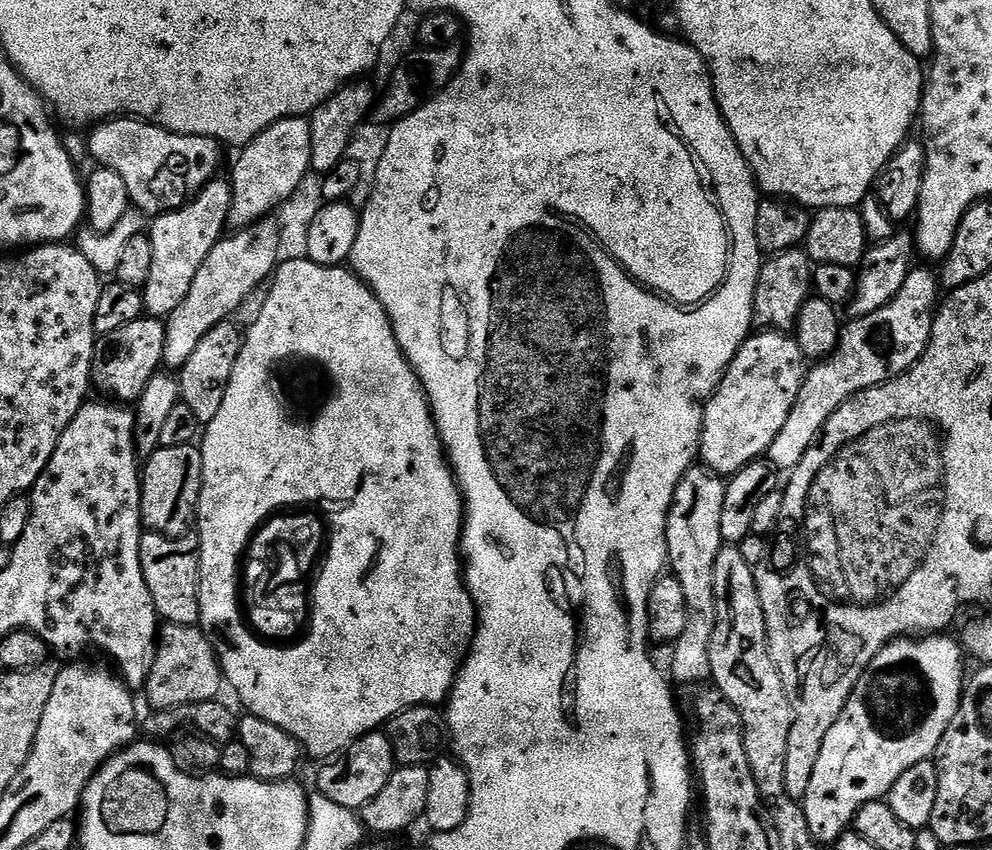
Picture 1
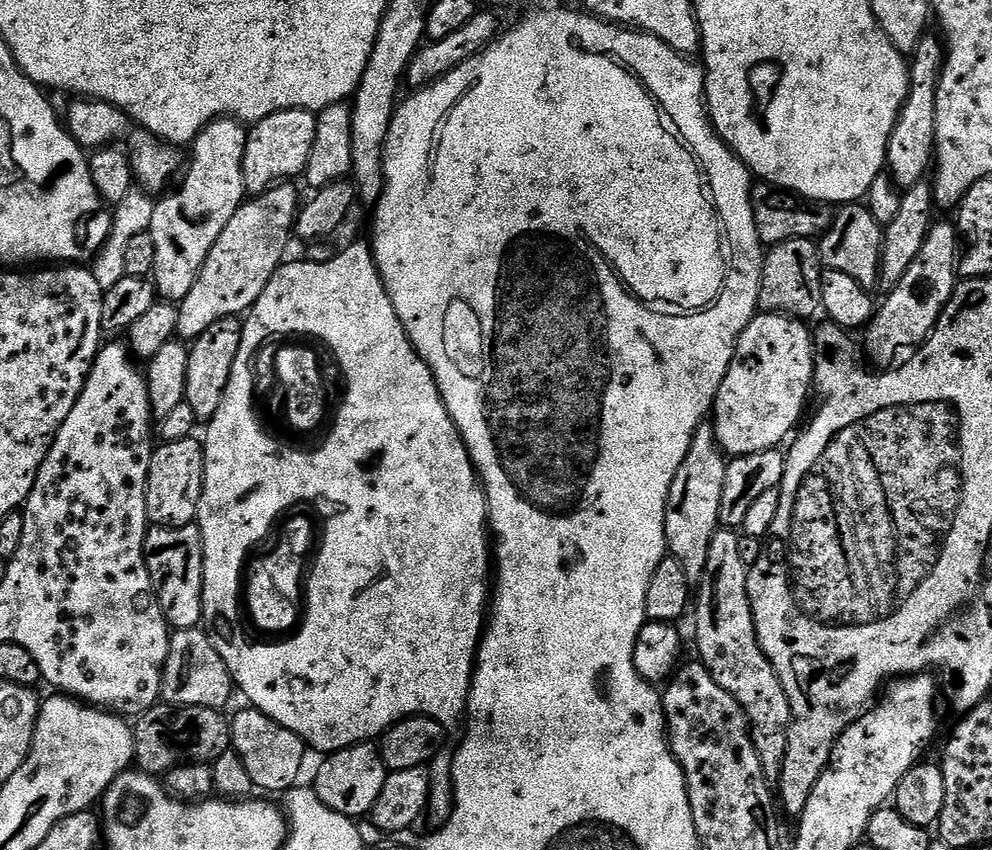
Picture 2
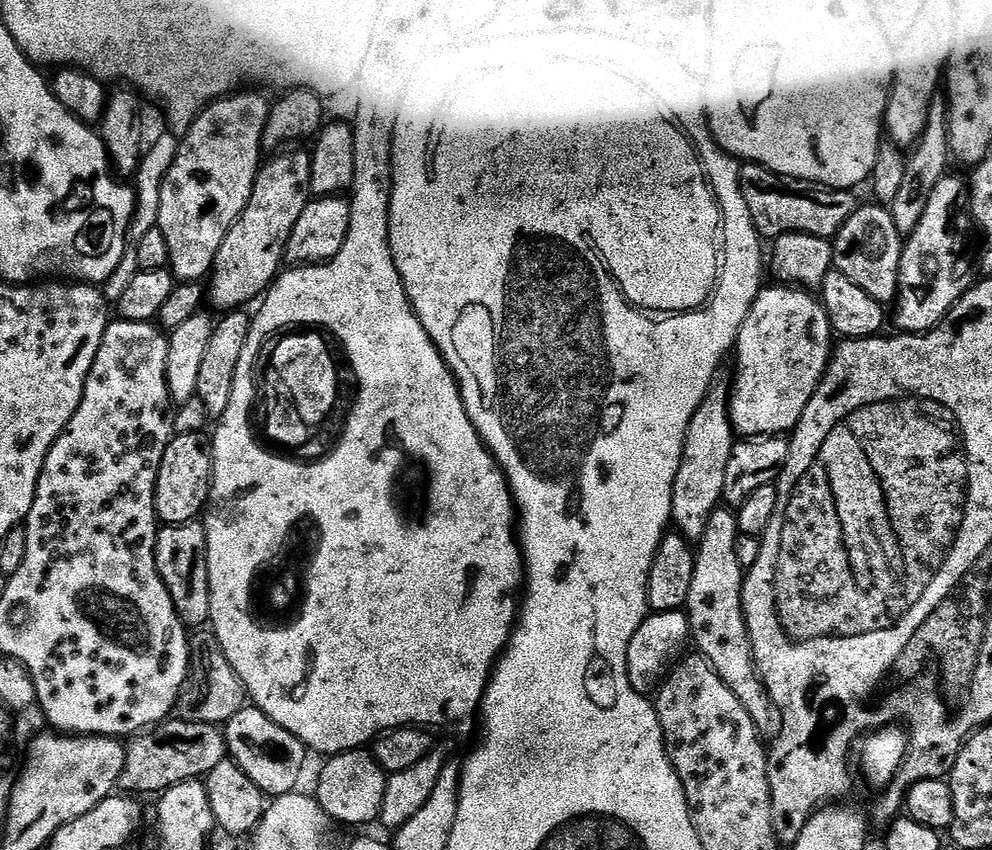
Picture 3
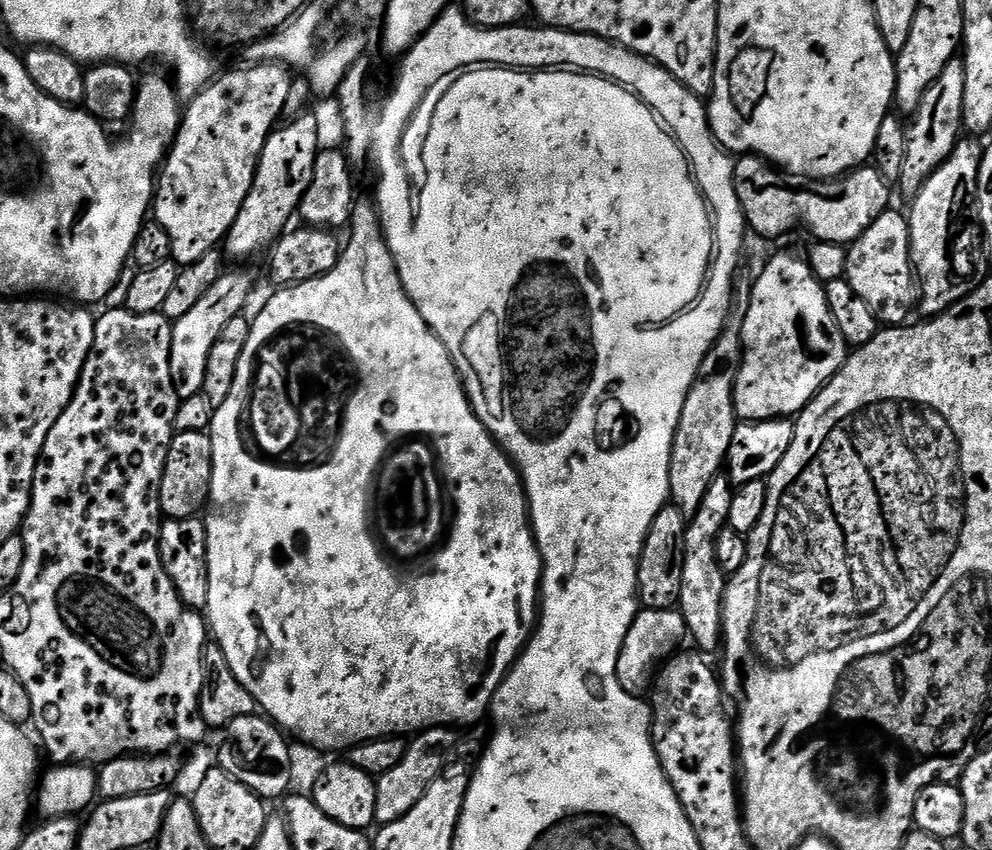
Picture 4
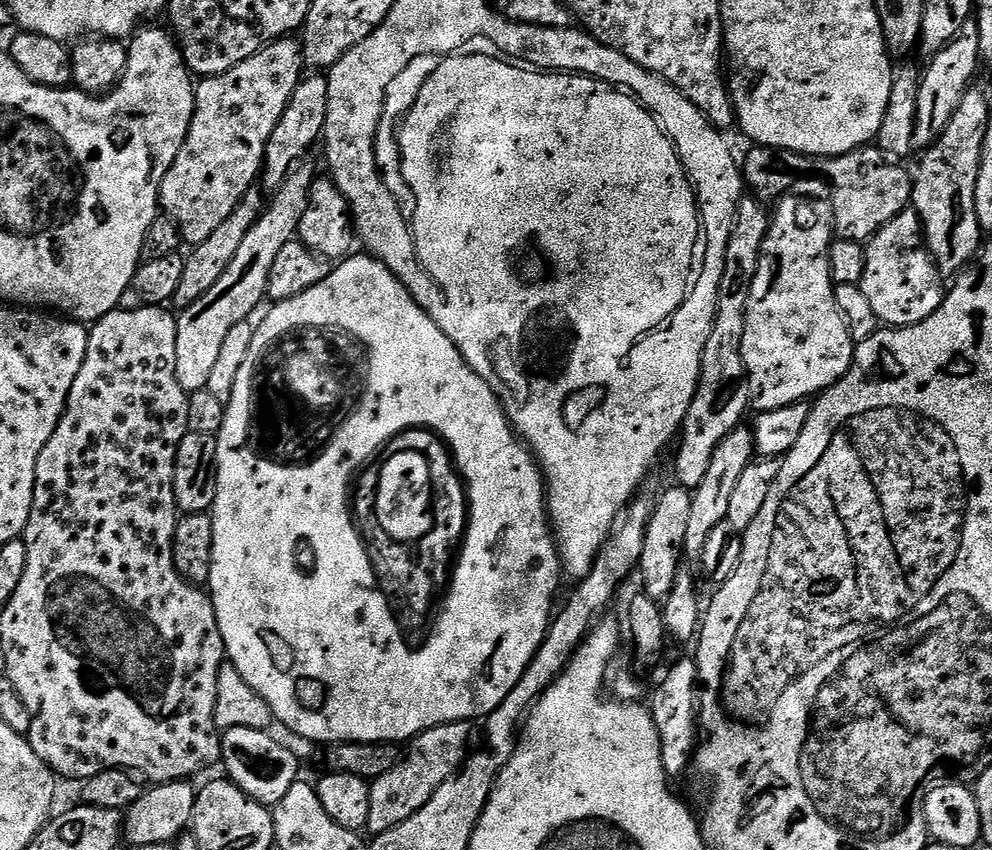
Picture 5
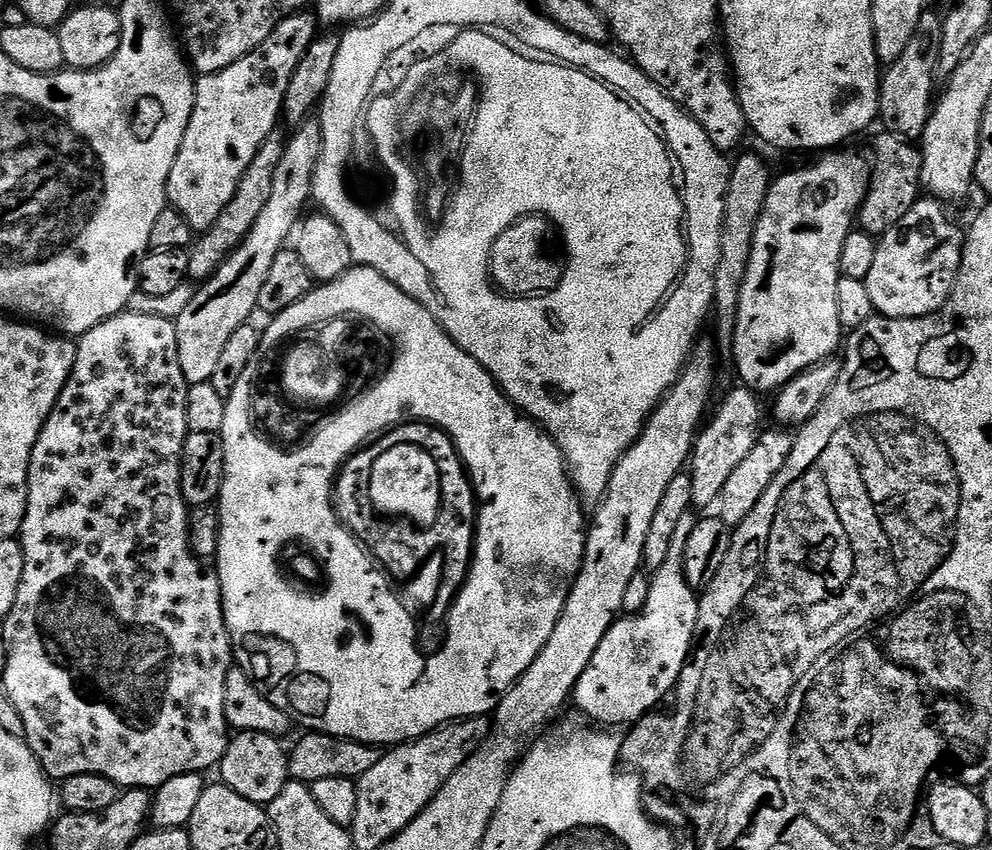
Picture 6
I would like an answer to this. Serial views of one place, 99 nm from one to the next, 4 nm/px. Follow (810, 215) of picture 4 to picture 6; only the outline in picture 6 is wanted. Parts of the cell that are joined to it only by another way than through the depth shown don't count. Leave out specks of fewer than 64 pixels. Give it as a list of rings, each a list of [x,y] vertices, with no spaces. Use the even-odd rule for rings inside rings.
[[[887,130],[881,131],[881,136],[873,142],[872,148],[880,159],[874,168],[872,184],[860,208],[858,224],[865,232],[869,232],[873,238],[879,238],[889,232],[900,223],[900,219],[916,205],[921,199],[922,162],[923,155],[915,143],[906,142],[900,136]]]

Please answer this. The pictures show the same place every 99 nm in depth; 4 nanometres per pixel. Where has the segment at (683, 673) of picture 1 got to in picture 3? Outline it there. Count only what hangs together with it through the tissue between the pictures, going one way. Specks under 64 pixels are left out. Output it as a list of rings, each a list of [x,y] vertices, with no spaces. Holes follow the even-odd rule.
[[[713,382],[698,406],[684,439],[684,456],[680,459],[678,474],[672,491],[671,523],[675,531],[689,542],[699,541],[706,530],[710,514],[721,503],[726,482],[726,466],[730,466],[730,454],[734,443],[732,420],[728,414],[730,388],[727,383]]]

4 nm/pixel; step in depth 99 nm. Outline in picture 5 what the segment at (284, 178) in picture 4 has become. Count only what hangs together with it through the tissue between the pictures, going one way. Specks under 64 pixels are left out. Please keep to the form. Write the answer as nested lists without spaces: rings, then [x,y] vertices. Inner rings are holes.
[[[324,74],[308,75],[301,79],[294,94],[290,94],[290,102],[286,106],[286,110],[282,110],[282,118],[278,118],[278,126],[274,126],[274,134],[270,134],[270,138],[266,142],[262,169],[262,184],[264,180],[265,189],[279,188],[284,177],[288,175],[288,171],[292,169],[292,165],[308,154],[315,140],[319,141],[323,137],[330,102],[328,78]]]

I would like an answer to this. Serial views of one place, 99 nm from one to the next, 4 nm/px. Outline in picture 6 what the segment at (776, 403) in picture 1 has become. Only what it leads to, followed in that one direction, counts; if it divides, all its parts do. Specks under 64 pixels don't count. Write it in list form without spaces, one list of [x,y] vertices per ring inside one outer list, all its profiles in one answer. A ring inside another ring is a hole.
[[[832,150],[821,158],[817,164],[812,164],[809,168],[800,168],[797,172],[788,172],[785,176],[775,177],[772,189],[768,192],[766,206],[762,210],[762,218],[758,218],[758,226],[754,234],[754,246],[750,254],[750,266],[746,270],[744,283],[740,285],[740,301],[736,307],[736,334],[731,341],[730,347],[736,355],[736,368],[740,371],[739,383],[743,387],[751,388],[757,394],[764,392],[775,393],[784,387],[796,376],[802,375],[808,368],[815,368],[817,364],[822,364],[826,360],[831,360],[837,355],[840,348],[840,339],[846,335],[846,329],[840,315],[838,314],[838,284],[842,275],[840,263],[842,262],[842,246],[846,246],[846,240],[854,231],[860,215],[860,208],[864,204],[864,199],[868,193],[868,188],[872,184],[874,175],[873,165],[868,165],[868,160],[864,156],[859,156],[856,152],[844,152],[848,150]]]

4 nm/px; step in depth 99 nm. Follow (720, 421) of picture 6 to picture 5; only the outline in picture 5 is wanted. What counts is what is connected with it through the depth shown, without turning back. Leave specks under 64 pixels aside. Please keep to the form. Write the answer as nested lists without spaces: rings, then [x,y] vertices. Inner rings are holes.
[[[739,426],[714,450],[710,458],[710,466],[706,466],[706,476],[697,488],[691,489],[692,501],[690,502],[690,519],[686,530],[684,555],[692,562],[699,561],[702,550],[706,546],[706,538],[714,526],[721,524],[730,514],[730,497],[734,494],[734,485],[742,476],[742,470],[752,463],[754,459],[754,445],[752,430],[748,426]]]

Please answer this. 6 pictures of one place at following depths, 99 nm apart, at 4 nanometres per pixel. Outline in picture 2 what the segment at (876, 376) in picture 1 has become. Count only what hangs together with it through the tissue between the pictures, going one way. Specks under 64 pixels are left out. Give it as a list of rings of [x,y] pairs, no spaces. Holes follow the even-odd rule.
[[[940,222],[933,223],[932,229],[928,231],[928,237],[926,242],[922,246],[922,250],[918,250],[918,258],[914,258],[914,262],[910,265],[910,270],[906,270],[906,278],[902,278],[902,282],[898,282],[898,286],[894,286],[892,292],[887,293],[883,297],[884,305],[877,307],[875,309],[872,321],[863,329],[862,335],[864,335],[864,344],[862,340],[862,348],[866,353],[867,359],[873,360],[875,367],[880,370],[887,370],[890,368],[901,368],[906,362],[910,362],[910,358],[914,358],[916,349],[924,343],[932,334],[933,328],[935,328],[938,321],[940,321],[940,316],[944,313],[944,307],[952,301],[952,294],[956,291],[956,285],[958,283],[958,228],[955,223],[952,224],[940,224]]]

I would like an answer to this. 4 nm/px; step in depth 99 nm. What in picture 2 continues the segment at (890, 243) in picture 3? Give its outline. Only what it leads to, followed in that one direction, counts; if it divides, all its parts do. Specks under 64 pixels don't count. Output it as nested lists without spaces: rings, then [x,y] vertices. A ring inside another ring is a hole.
[[[863,203],[846,204],[835,209],[832,224],[819,237],[820,263],[827,270],[850,274],[858,286],[872,290],[880,282],[880,256],[884,253],[884,228],[874,222],[874,214]]]

